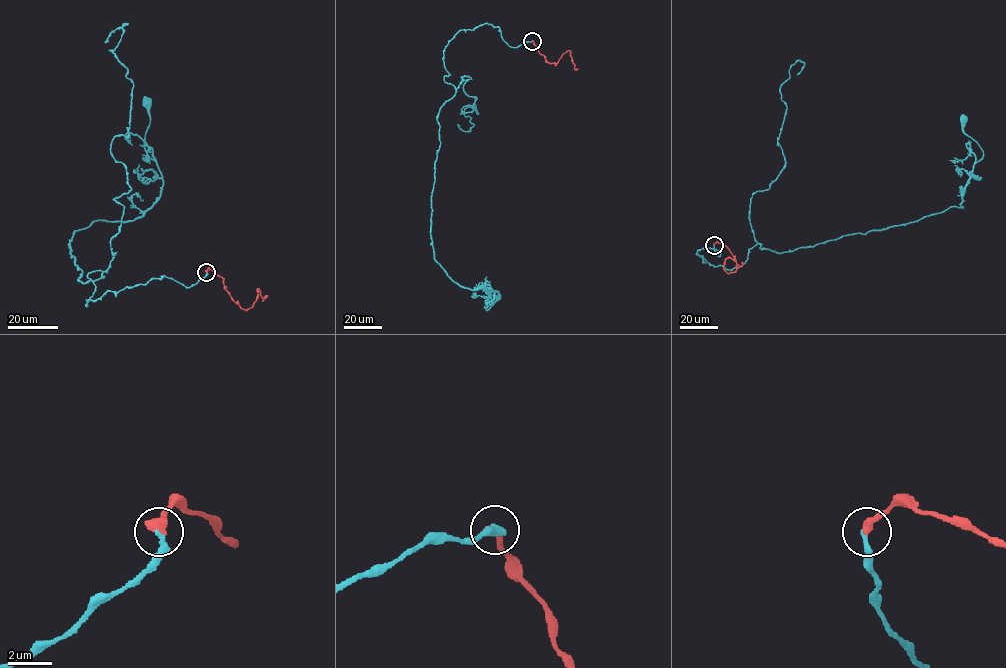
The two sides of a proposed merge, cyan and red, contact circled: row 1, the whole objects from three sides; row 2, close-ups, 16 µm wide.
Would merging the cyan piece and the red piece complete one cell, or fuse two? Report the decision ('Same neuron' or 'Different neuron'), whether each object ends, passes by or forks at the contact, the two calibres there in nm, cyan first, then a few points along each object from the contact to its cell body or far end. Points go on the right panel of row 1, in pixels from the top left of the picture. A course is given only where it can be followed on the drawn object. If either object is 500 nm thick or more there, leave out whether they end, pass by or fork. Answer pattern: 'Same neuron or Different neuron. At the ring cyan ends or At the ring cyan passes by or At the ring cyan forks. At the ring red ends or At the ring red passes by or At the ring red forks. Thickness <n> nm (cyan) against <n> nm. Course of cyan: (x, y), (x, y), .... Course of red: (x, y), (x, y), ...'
Same neuron. At the ring cyan ends. At the ring red ends. Thickness 240 nm (cyan) against 480 nm. Course of cyan: (713, 244), (719, 256), (696, 254), (732, 269), (757, 243), (789, 251), (963, 207), (983, 155), (963, 119). Course of red: (714, 244), (725, 245), (735, 259), (736, 270), (727, 273), (723, 267), (727, 258), (741, 266), (741, 262)

